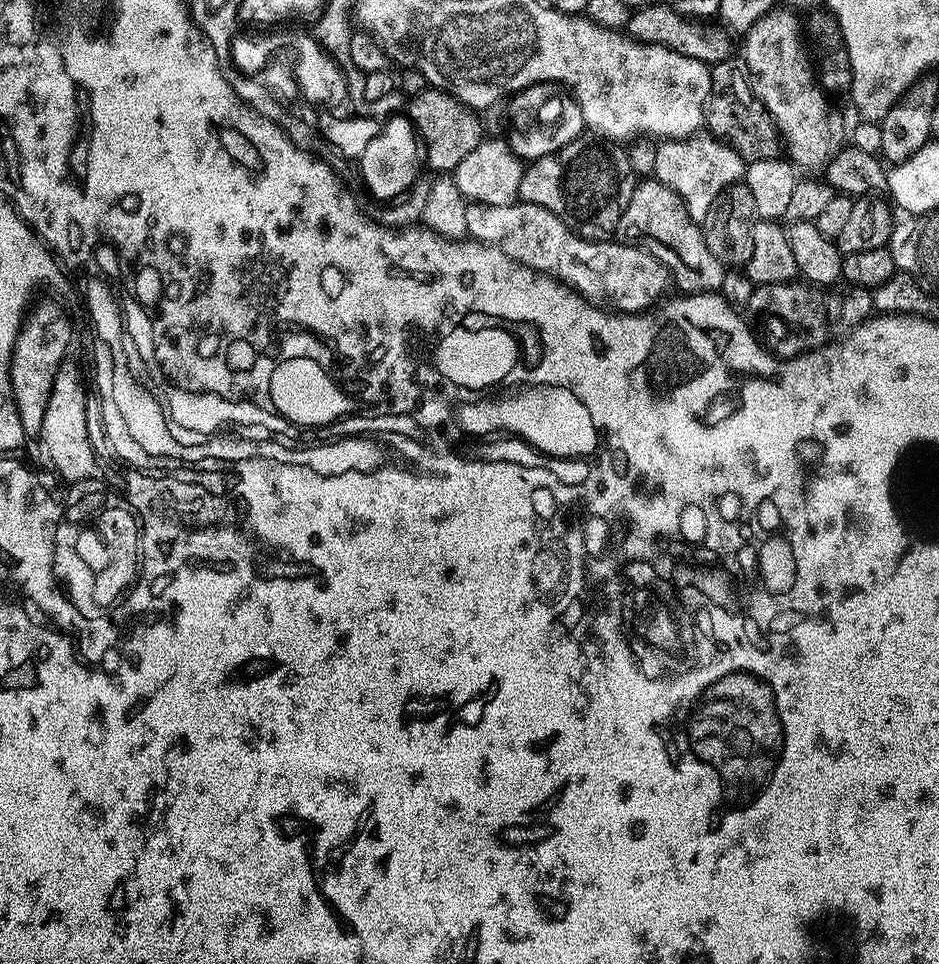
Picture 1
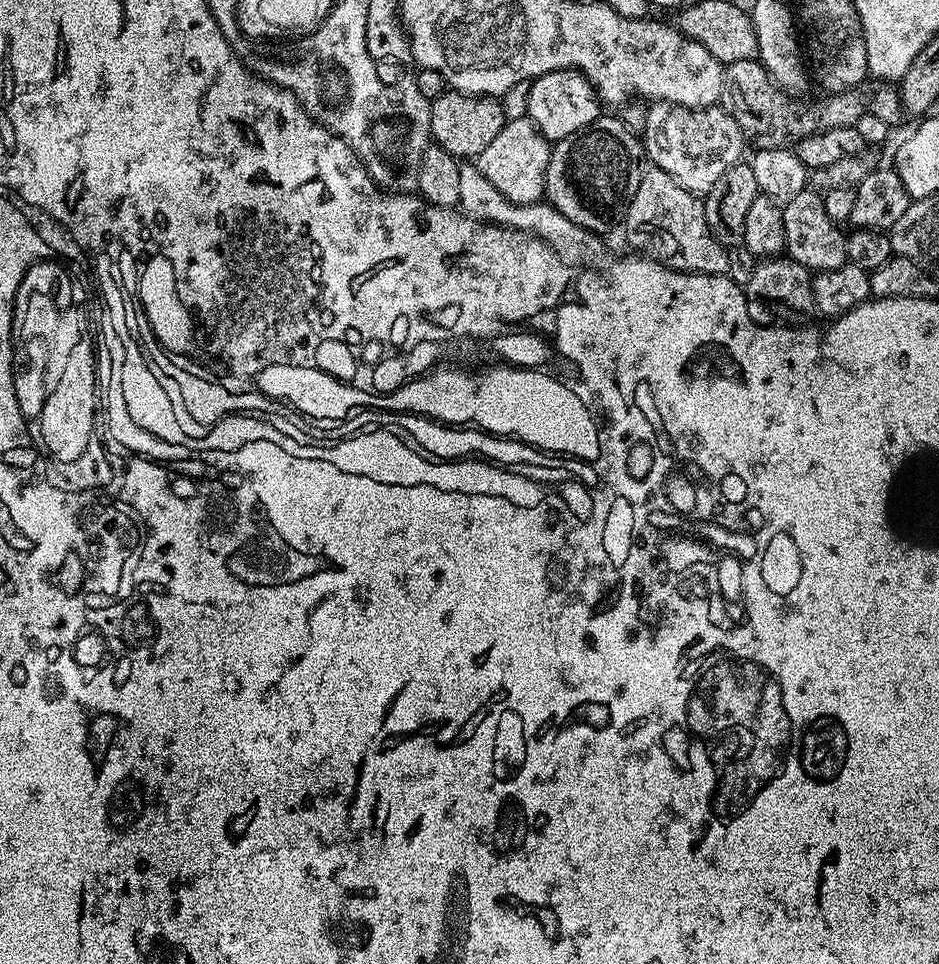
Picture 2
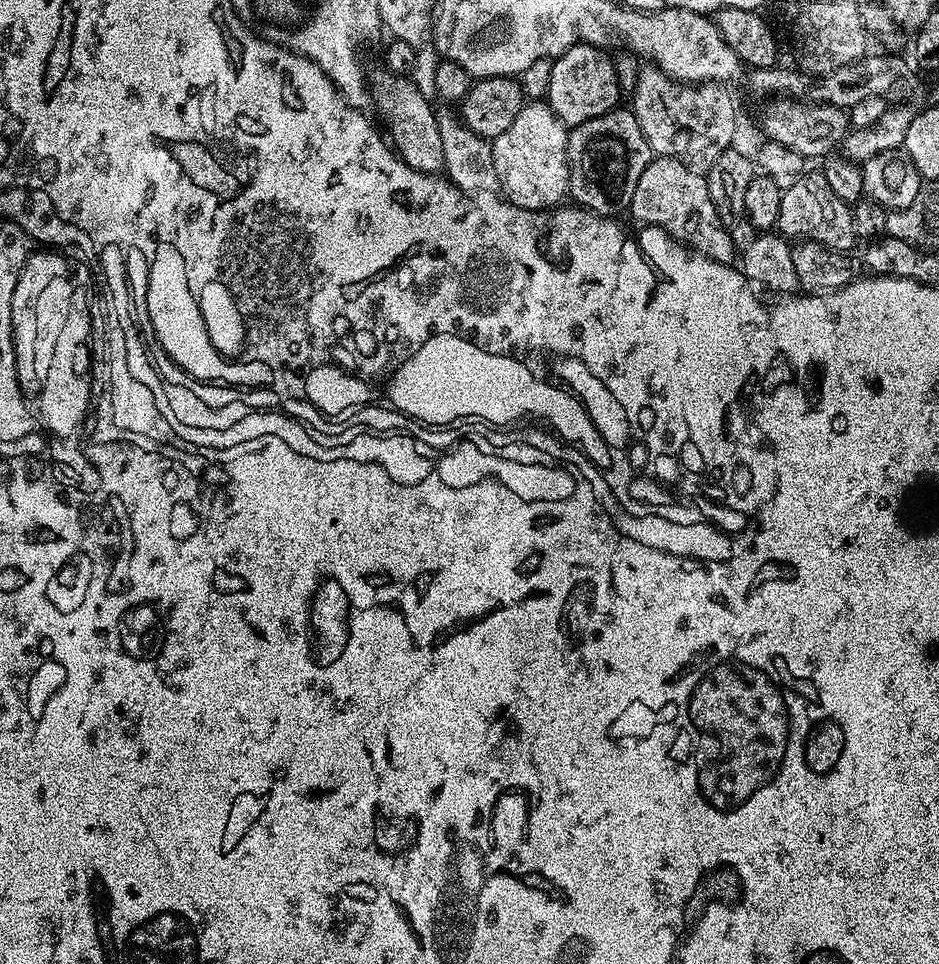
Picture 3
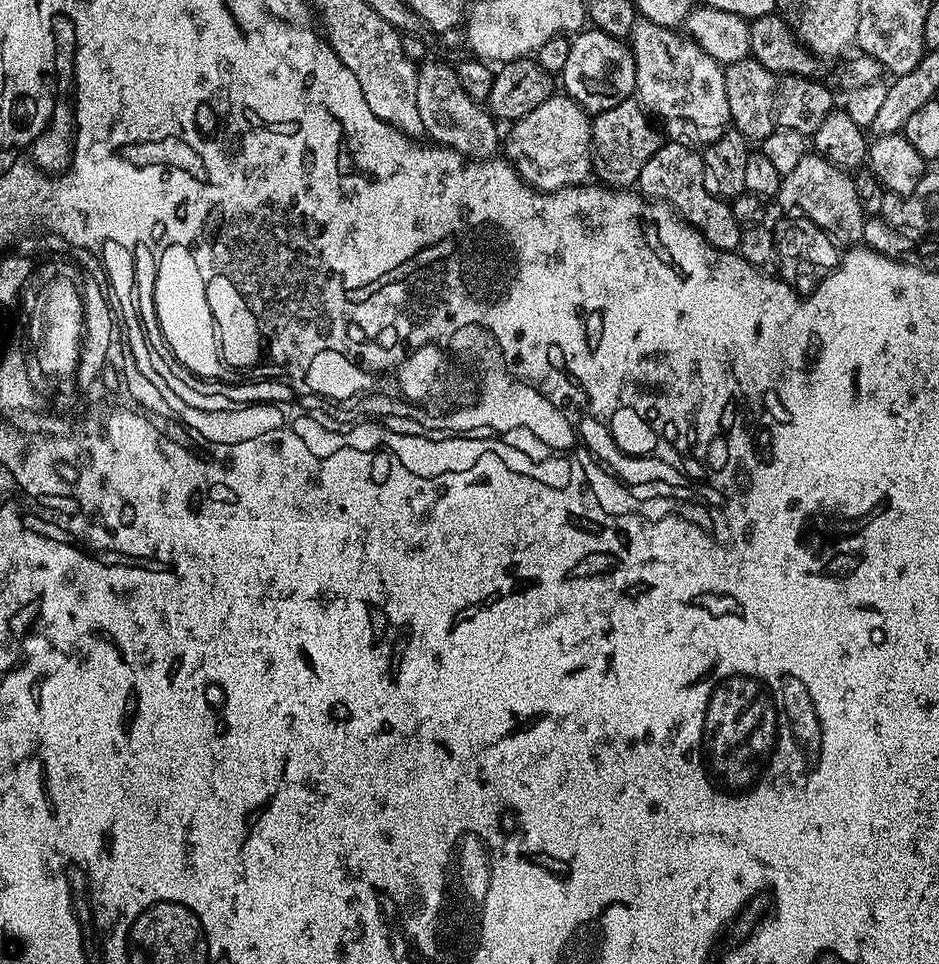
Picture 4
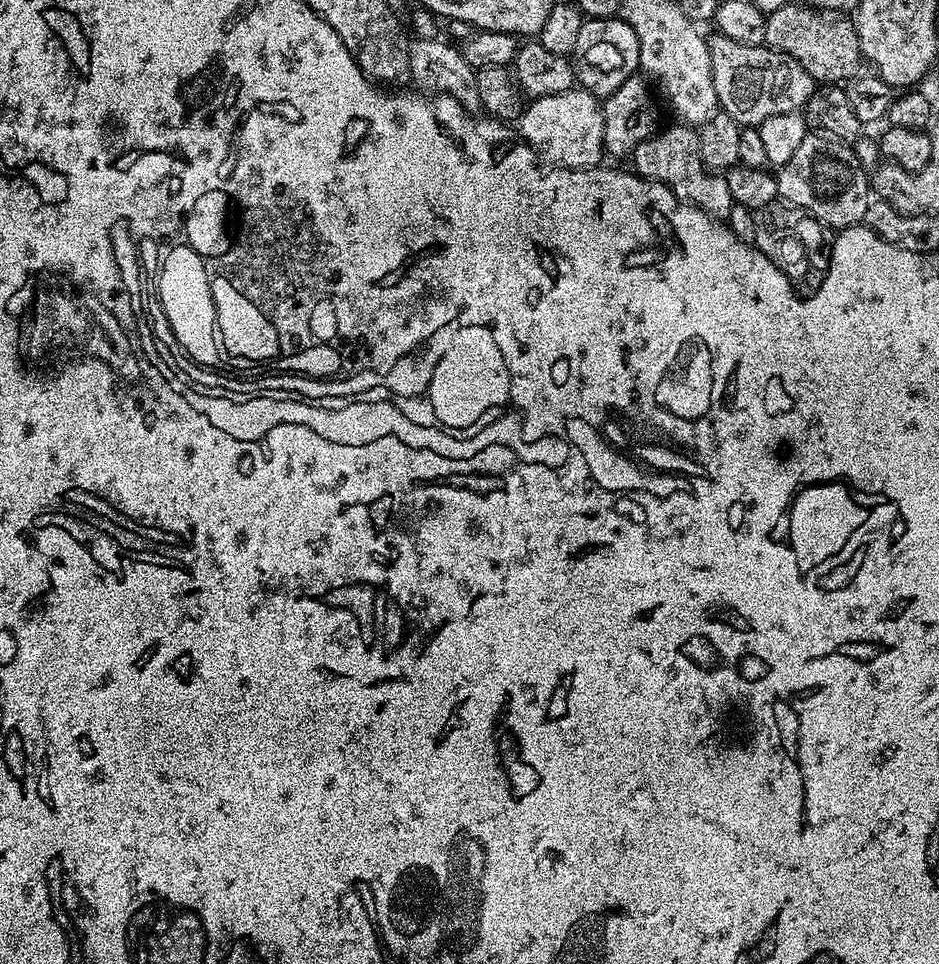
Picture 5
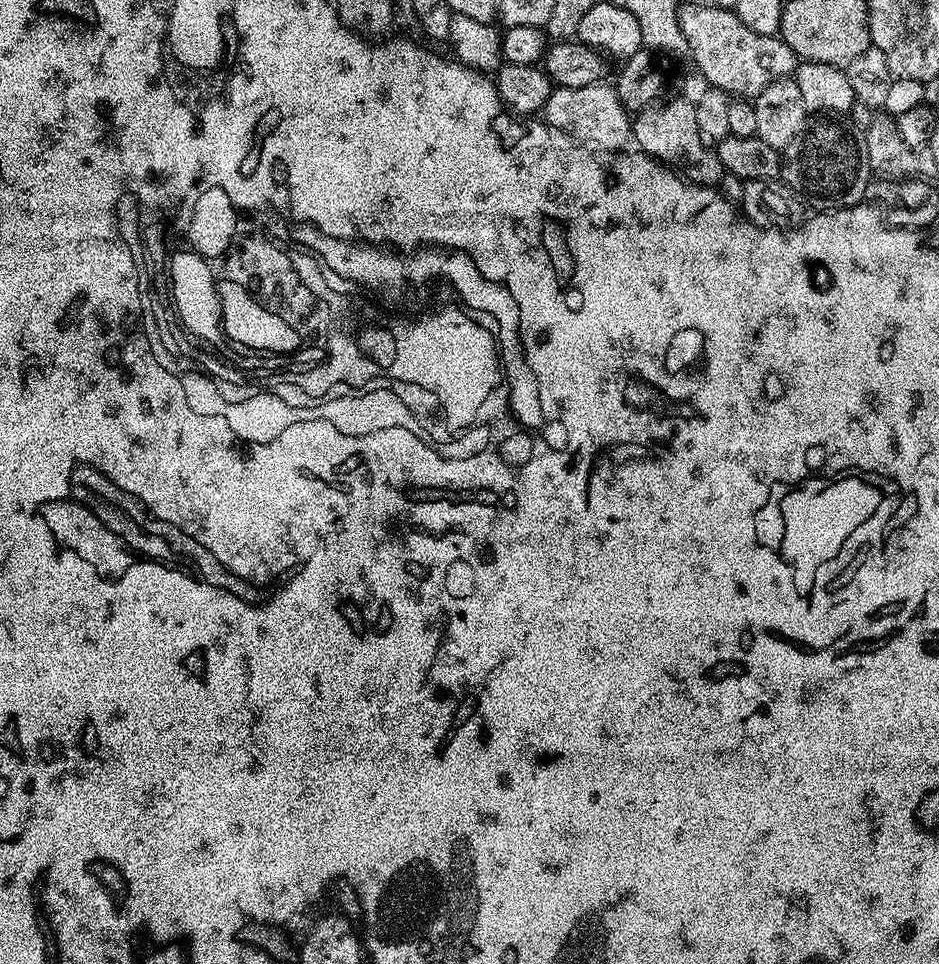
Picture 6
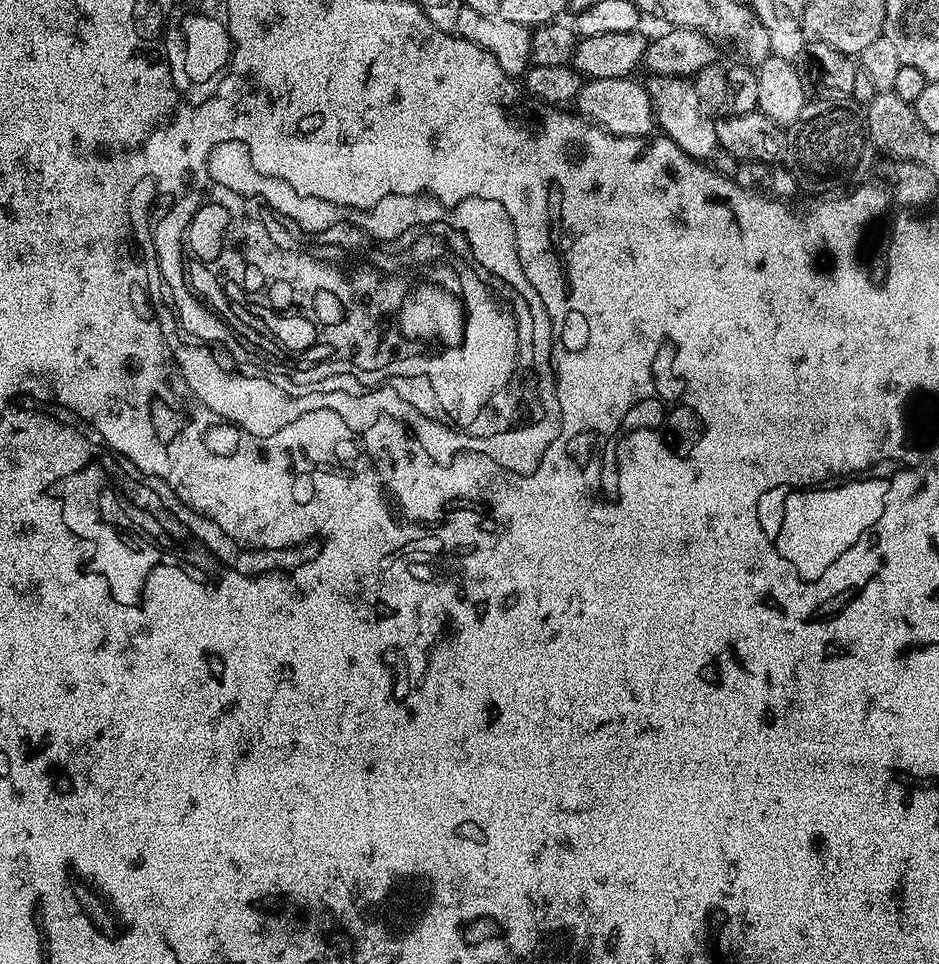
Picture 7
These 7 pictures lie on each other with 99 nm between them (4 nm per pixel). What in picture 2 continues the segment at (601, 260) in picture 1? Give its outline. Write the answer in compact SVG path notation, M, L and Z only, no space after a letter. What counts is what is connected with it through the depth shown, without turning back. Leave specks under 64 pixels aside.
M464 162L460 165L458 198L459 211L472 220L479 220L485 224L499 224L502 228L512 228L516 232L527 232L528 235L536 236L539 240L547 240L556 252L572 255L573 257L569 257L573 261L584 262L580 260L586 259L587 256L596 256L604 248L603 242L600 241L603 239L599 235L584 231L547 202L537 203L534 210L523 204L510 202L502 193L494 190L494 186L490 186L490 182L475 163Z

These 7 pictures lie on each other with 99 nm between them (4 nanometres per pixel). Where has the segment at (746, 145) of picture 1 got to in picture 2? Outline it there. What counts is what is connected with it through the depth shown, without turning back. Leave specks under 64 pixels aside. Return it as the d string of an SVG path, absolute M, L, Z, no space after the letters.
M759 59L743 60L727 65L724 69L724 95L722 97L723 107L738 122L745 141L753 149L758 148L782 148L802 139L804 136L812 136L815 132L825 132L831 128L855 127L862 114L877 115L889 126L896 126L901 118L904 118L902 102L899 91L888 82L867 80L848 91L833 92L821 95L821 100L812 100L799 112L796 104L789 93L783 92L777 84L772 81L769 74L760 65Z

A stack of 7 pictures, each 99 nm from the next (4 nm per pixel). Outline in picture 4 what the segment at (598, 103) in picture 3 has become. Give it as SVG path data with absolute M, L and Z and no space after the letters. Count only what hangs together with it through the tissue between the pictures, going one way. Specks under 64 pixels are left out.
M593 27L575 33L571 40L572 45L564 56L563 91L581 104L585 112L605 112L635 93L634 58L631 47L625 41Z

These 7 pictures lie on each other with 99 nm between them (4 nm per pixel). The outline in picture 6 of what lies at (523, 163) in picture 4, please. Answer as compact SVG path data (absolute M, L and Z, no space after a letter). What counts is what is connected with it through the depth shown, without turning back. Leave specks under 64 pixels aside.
M608 82L581 88L553 87L549 100L543 108L542 116L549 128L563 132L577 145L593 144L594 147L608 152L607 154L619 153L623 149L620 147L626 142L629 143L632 134L630 113L618 98L615 87Z

